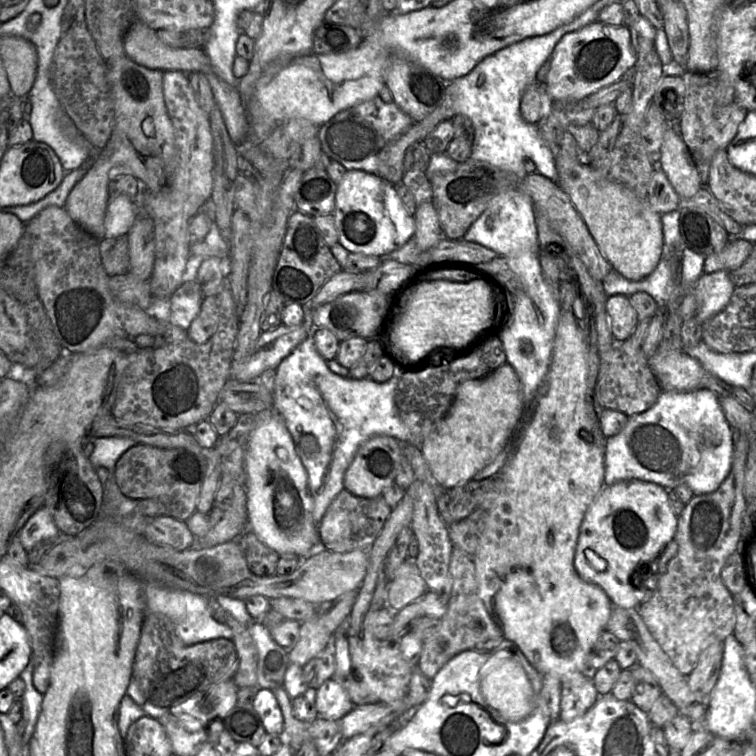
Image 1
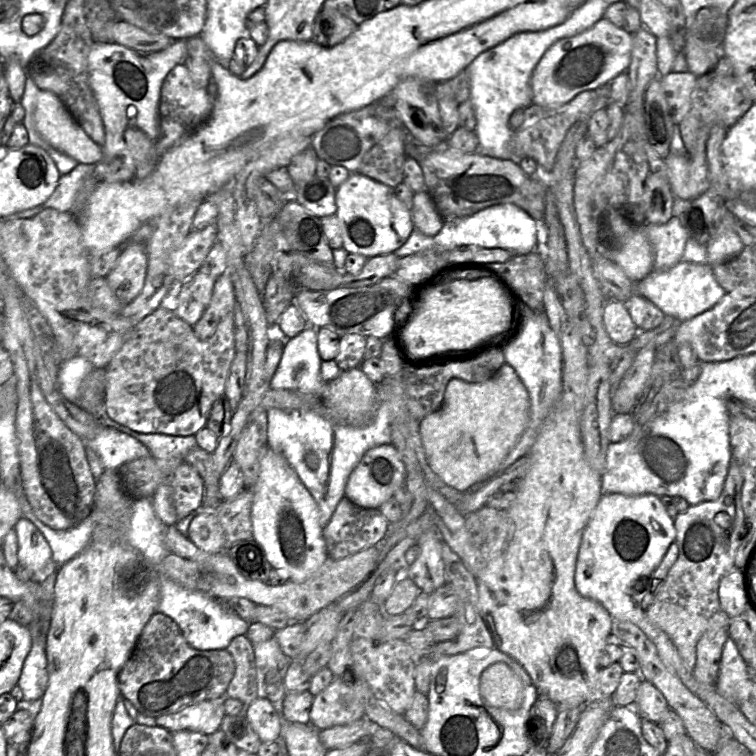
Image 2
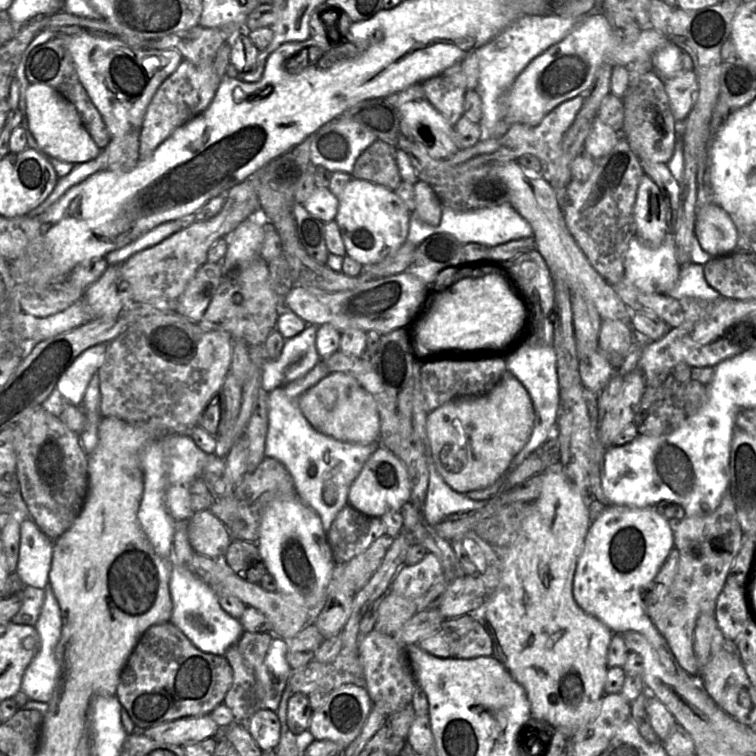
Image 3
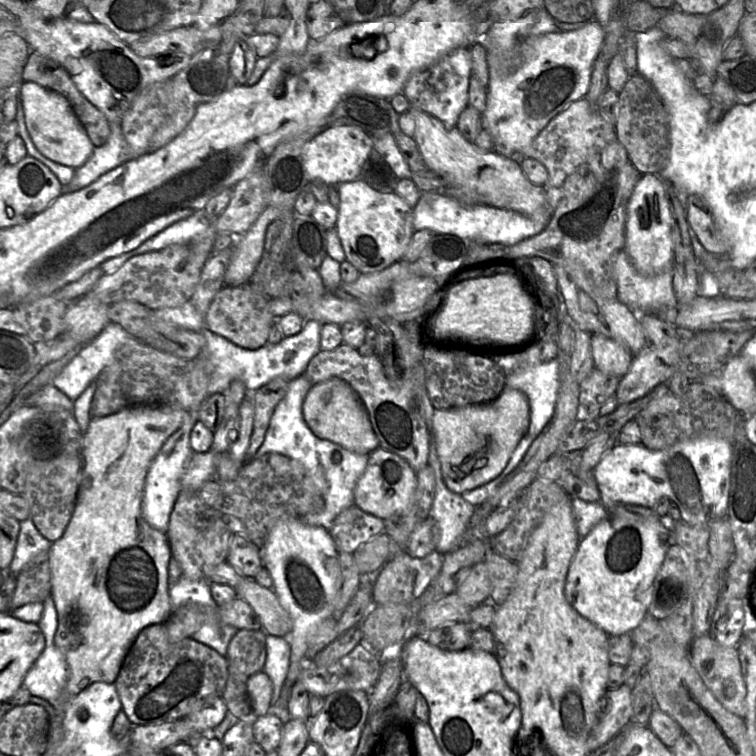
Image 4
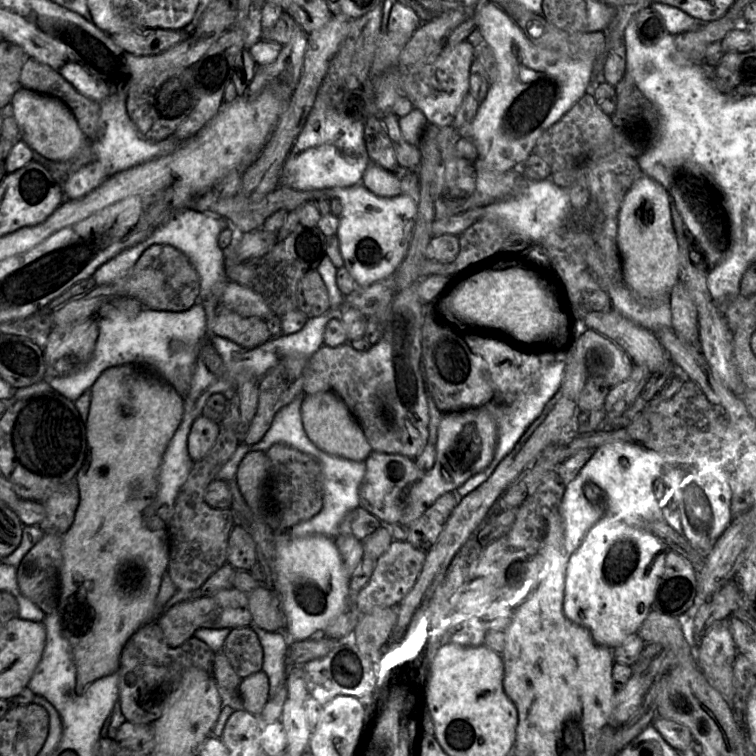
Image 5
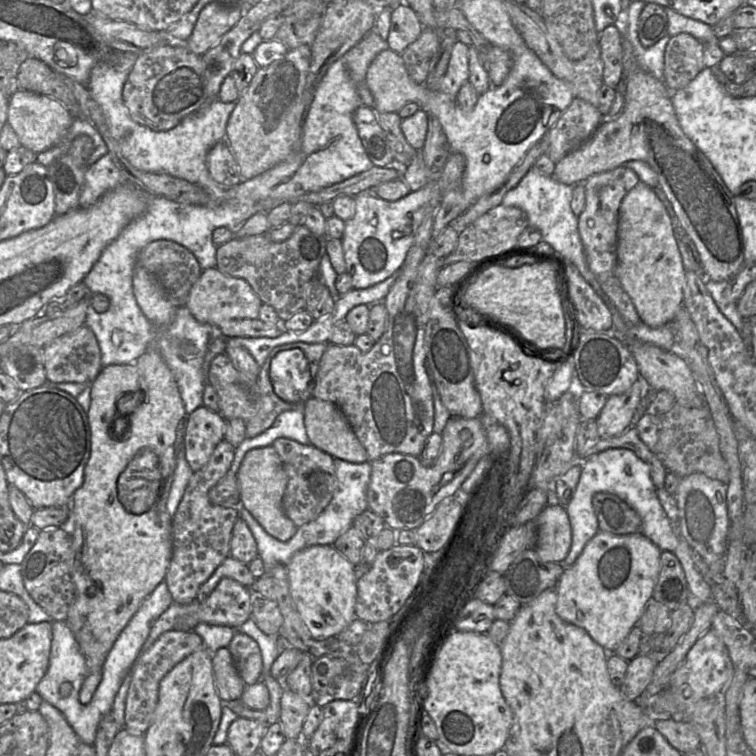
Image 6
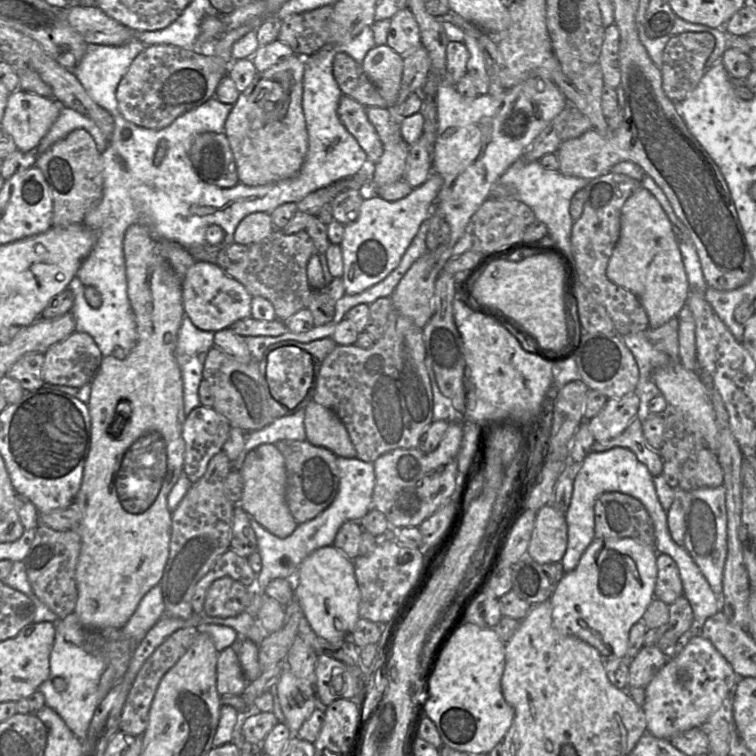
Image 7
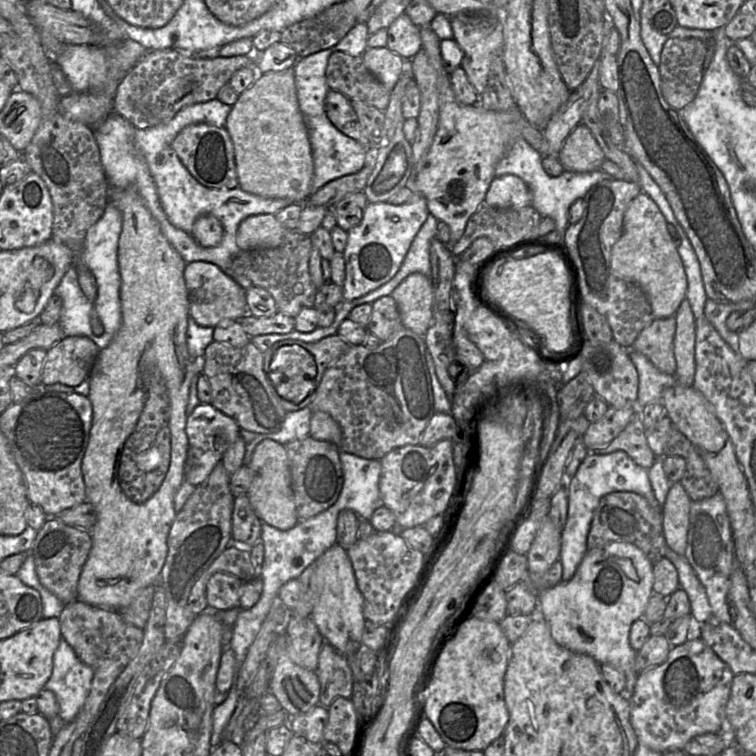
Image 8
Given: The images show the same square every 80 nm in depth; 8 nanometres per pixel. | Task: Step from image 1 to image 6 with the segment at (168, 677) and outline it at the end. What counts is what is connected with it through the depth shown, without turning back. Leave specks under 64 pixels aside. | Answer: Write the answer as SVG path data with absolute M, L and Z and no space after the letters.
M171 630L161 634L152 646L140 653L131 667L131 682L127 693L124 727L143 736L151 725L159 697L159 685L164 676L192 653L205 647L202 638L194 631Z

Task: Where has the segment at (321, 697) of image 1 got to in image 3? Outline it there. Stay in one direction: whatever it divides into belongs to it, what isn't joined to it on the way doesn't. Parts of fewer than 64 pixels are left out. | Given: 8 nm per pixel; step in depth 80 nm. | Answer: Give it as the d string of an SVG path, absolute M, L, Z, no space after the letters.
M345 684L327 693L320 708L312 712L309 731L315 740L331 740L347 748L359 735L372 708L365 687Z

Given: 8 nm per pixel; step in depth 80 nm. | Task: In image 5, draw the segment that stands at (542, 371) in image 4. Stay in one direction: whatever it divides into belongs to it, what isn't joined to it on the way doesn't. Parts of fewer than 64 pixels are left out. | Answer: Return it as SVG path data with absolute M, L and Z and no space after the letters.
M557 361L548 366L540 376L536 383L536 389L526 394L519 394L512 402L503 404L506 406L502 410L503 415L499 420L498 440L494 458L490 465L481 473L466 481L461 487L456 490L456 494L460 499L467 496L469 493L477 489L481 484L490 478L494 473L498 464L510 453L518 453L522 446L526 443L536 428L544 421L547 414L556 403L556 394L559 392L565 374L566 363Z

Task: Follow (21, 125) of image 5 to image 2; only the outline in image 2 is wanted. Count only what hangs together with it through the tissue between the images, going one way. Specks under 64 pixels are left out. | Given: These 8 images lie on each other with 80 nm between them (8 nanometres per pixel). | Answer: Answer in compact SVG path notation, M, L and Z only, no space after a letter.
M40 89L34 111L34 124L46 142L56 150L74 158L79 164L97 164L103 160L102 148L85 133L64 103L51 91Z

